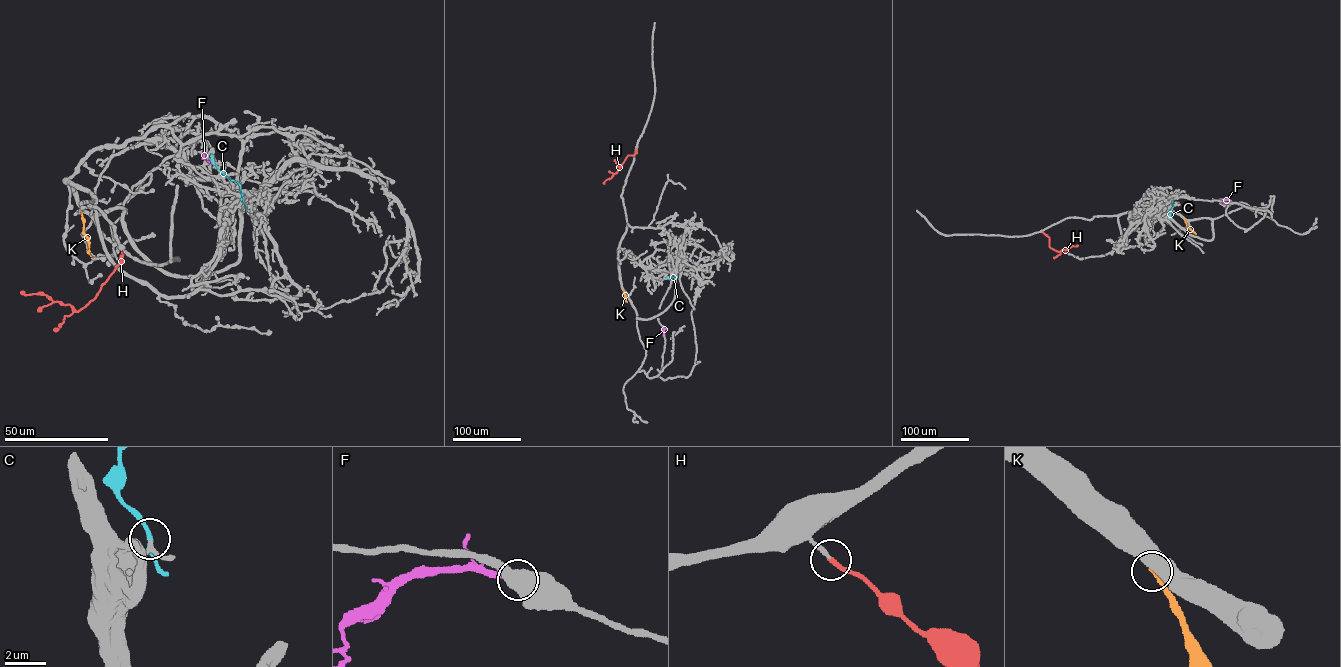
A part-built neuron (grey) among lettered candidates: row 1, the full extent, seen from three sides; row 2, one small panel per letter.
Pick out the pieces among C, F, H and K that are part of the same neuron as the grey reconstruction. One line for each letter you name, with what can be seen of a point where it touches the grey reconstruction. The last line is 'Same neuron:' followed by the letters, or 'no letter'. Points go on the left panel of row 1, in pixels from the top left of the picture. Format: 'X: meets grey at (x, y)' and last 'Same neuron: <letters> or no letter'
H: meets grey at (122, 251)
Same neuron: H

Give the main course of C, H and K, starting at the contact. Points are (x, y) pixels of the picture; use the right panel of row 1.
C: (1170, 217), (1173, 200)
H: (1042, 232), (1049, 237), (1049, 246), (1058, 252), (1078, 245)
K: (1184, 218), (1196, 234)

